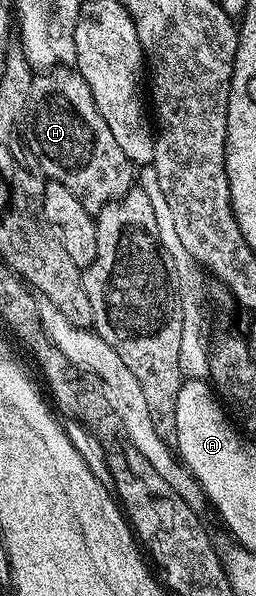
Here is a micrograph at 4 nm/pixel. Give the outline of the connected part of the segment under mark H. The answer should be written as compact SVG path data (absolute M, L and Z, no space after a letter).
M54 68L40 76L34 77L33 87L29 93L29 113L27 115L27 141L33 155L39 160L41 171L46 179L63 184L75 192L75 197L87 212L96 216L109 202L116 202L126 192L134 189L134 163L119 148L107 120L99 116L95 108L95 96L91 94L87 80L73 68Z

